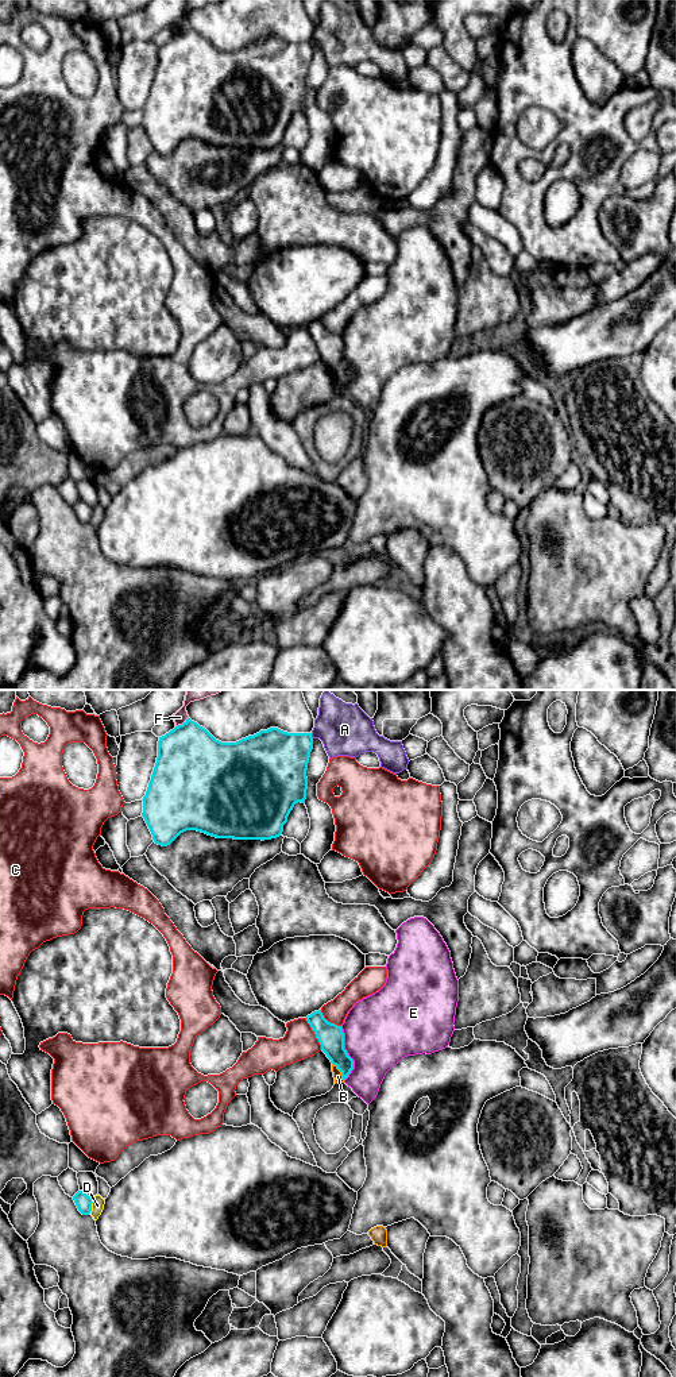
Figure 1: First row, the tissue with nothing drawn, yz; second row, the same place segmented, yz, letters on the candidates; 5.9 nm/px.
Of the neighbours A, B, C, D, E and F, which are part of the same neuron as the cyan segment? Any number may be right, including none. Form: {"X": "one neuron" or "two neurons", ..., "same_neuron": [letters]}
{"A": "two neurons", "B": "two neurons", "C": "two neurons", "D": "two neurons", "E": "two neurons", "F": "two neurons", "same_neuron": []}

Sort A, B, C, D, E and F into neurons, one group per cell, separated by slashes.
A / B C / D / E / F

